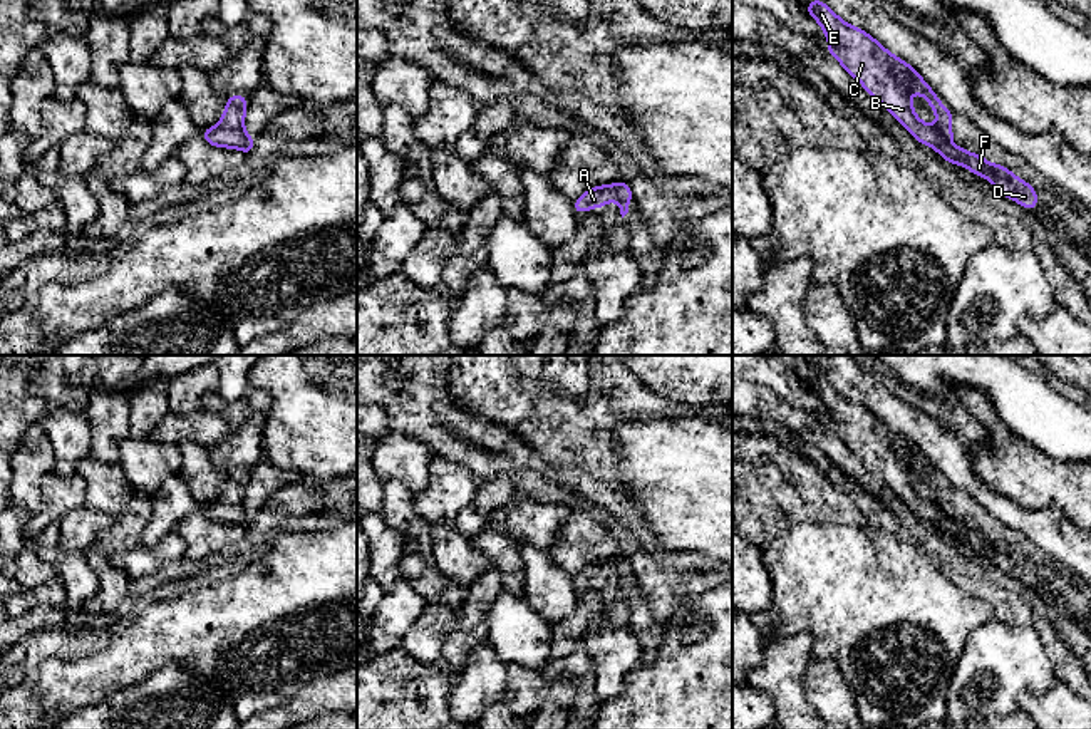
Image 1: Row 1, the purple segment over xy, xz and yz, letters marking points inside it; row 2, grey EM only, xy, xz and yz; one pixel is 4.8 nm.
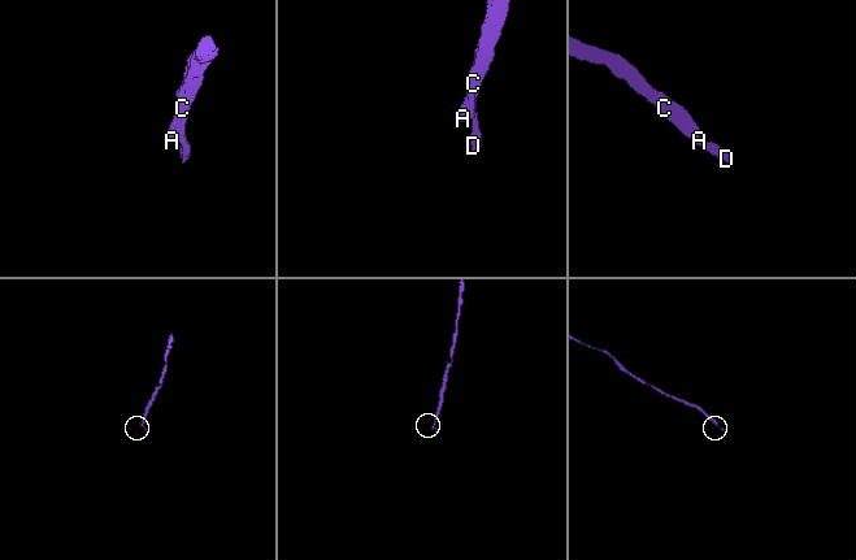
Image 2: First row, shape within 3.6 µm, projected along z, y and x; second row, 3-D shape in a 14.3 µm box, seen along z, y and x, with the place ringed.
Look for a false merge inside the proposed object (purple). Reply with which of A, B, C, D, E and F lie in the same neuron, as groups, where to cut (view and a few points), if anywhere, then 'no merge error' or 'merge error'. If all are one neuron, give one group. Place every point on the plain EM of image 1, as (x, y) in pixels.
A B C E / D F | xz (619, 558), (615, 572) | merge error

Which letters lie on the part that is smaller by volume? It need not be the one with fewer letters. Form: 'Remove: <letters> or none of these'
Remove: D, F

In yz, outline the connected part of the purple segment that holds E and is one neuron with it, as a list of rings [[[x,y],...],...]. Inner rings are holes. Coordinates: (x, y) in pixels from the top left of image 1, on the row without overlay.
[[[814,372],[804,382],[828,412],[828,427],[845,446],[855,452],[865,466],[917,514],[917,518],[937,523],[952,516],[954,489],[940,478],[920,449],[900,432],[890,429],[865,406],[848,401],[826,379]],[[910,469],[925,473],[935,486],[937,501],[920,496],[913,486]]]

